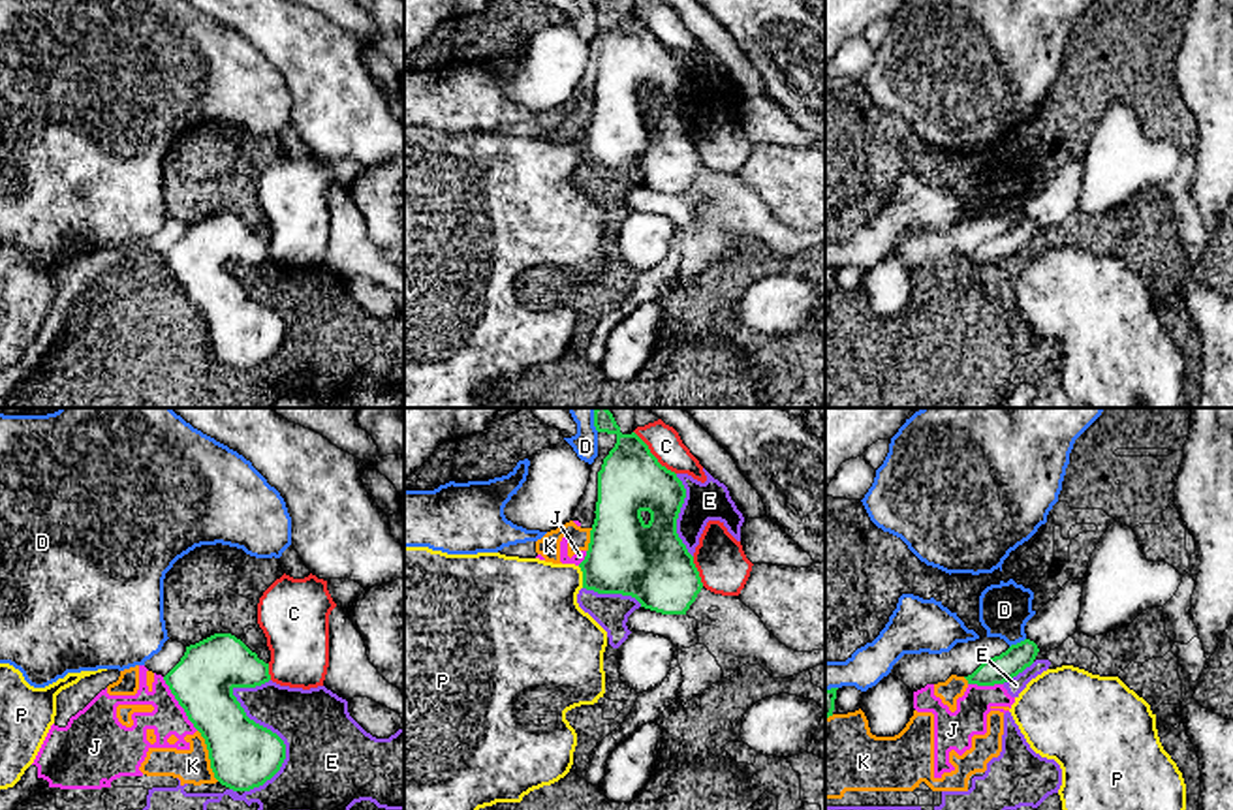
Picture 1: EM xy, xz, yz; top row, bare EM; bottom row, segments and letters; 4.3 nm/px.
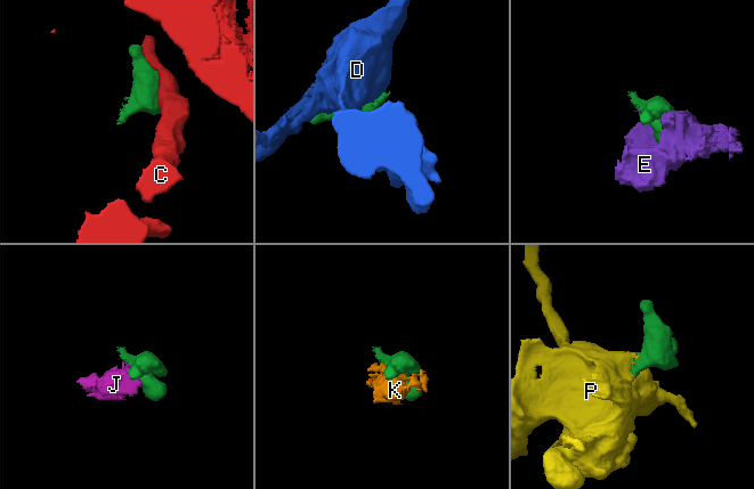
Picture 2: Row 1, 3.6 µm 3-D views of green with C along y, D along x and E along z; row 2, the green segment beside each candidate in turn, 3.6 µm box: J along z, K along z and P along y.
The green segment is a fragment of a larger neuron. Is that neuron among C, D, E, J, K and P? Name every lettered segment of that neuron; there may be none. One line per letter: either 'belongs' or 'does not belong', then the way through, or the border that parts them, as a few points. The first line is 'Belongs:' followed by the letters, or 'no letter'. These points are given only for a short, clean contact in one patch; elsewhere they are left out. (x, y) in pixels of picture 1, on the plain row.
Belongs: P
C: does not belong
D: does not belong
E: does not belong
J: does not belong; border xy (162, 256), (187, 297), (198, 309)
K: does not belong
P: belongs; way xz (624, 134), (606, 149), (583, 156), (559, 162), (532, 185)

